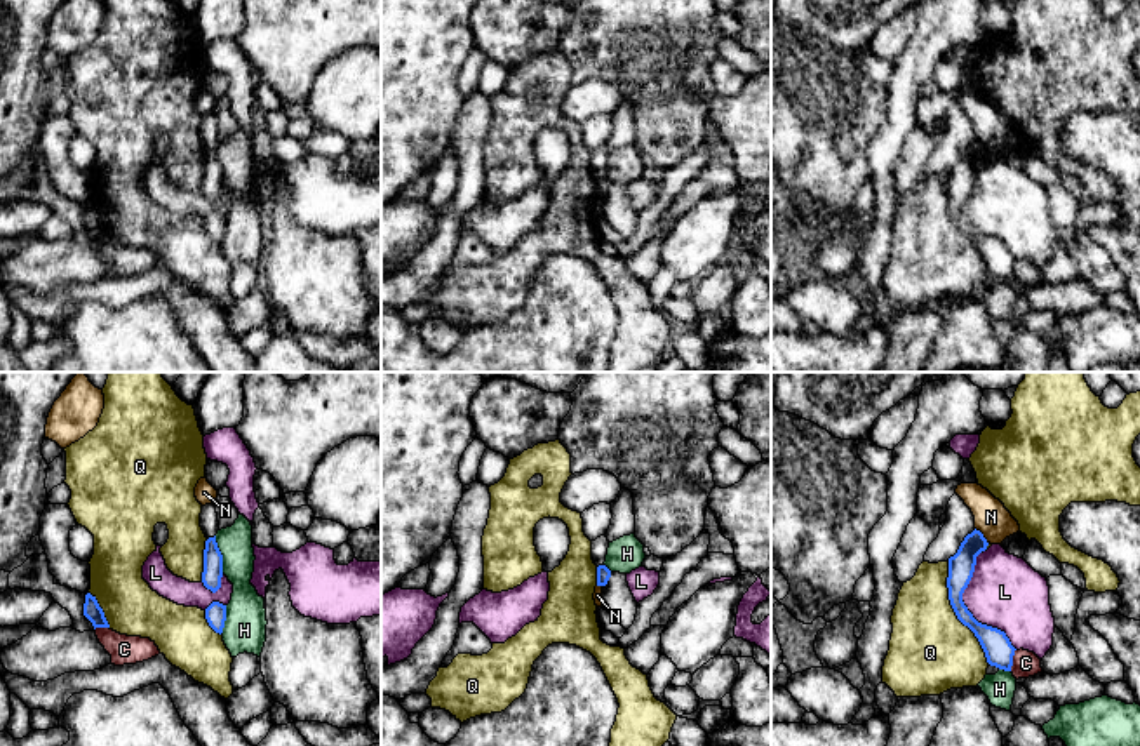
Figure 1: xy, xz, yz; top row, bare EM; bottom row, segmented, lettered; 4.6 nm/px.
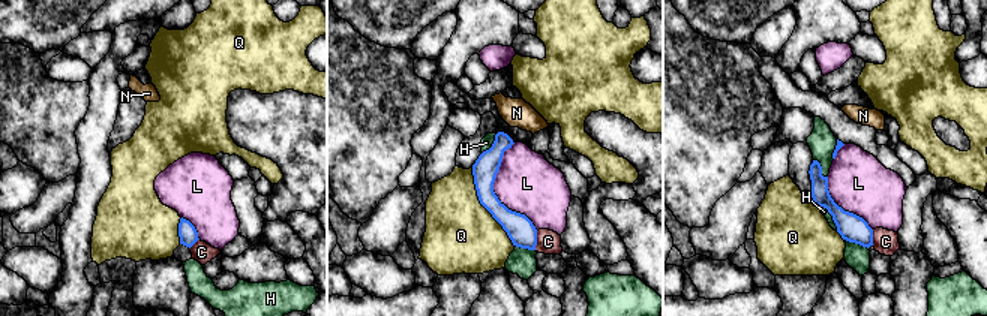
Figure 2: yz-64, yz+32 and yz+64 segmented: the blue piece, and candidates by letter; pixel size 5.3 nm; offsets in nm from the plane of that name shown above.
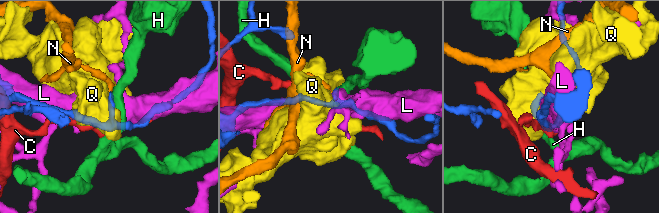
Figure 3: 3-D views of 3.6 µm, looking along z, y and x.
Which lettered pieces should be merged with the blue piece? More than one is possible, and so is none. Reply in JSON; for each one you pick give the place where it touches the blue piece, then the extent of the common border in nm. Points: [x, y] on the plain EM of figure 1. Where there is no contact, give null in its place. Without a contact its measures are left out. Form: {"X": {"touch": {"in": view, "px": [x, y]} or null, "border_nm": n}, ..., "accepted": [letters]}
{"accepted": []}

